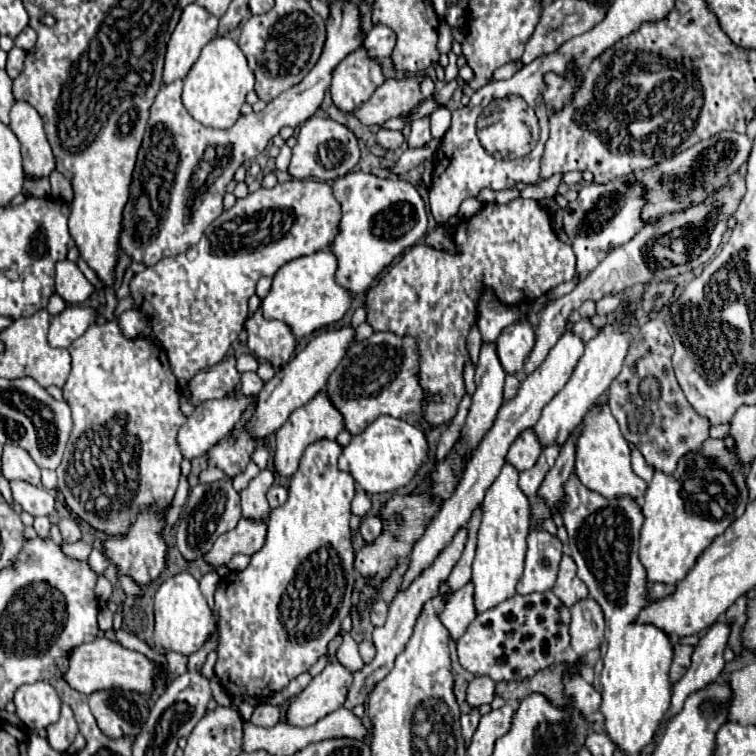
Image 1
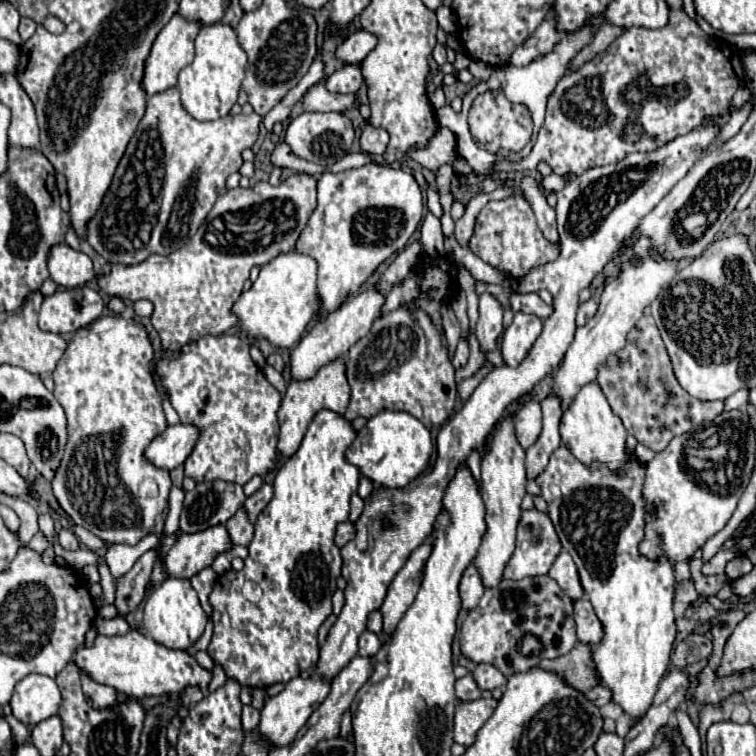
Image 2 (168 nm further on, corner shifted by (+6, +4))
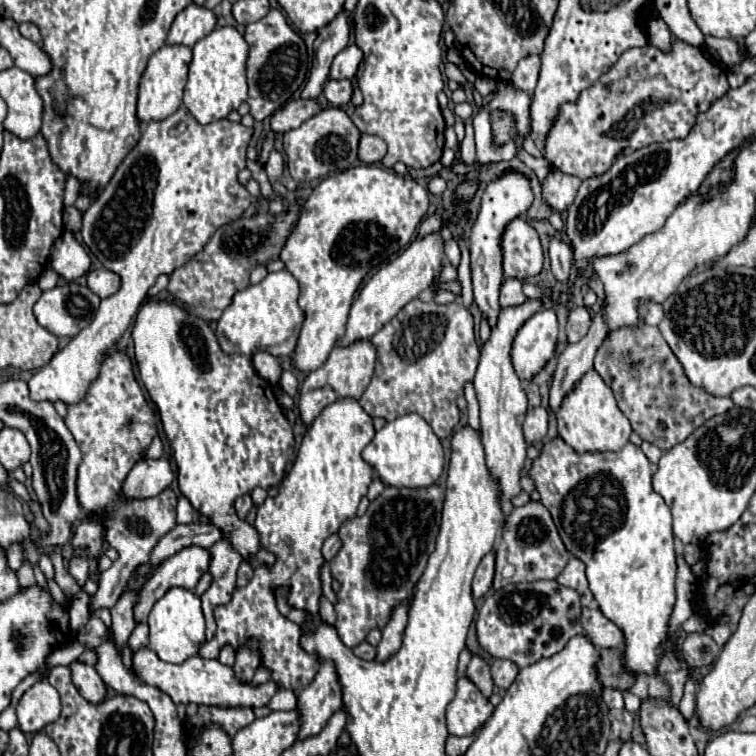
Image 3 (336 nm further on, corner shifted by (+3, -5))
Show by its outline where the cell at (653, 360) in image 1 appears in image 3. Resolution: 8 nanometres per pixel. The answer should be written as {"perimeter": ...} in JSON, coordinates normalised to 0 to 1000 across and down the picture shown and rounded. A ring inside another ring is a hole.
{"perimeter":[[[853,429],[848,437],[816,437],[816,442],[790,463],[787,489],[811,516],[816,537],[835,558],[837,571],[877,598],[896,590],[938,553],[959,548],[972,537],[967,526],[943,526],[940,521],[922,516],[906,500],[901,481],[885,463],[869,431]]]}

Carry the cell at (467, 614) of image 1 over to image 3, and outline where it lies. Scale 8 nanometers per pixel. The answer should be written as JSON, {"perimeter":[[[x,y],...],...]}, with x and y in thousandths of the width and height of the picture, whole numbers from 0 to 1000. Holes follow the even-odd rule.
{"perimeter":[[[647,730],[636,741],[636,746],[634,746],[631,757],[628,757],[628,765],[626,765],[626,791],[628,794],[639,791],[649,780],[652,762],[655,762],[655,733]]]}

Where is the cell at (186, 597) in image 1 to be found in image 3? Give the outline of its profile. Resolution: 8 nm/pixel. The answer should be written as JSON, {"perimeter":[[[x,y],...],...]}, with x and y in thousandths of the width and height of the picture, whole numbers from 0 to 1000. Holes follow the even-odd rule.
{"perimeter":[[[226,778],[213,794],[205,796],[197,810],[197,857],[216,873],[239,878],[247,870],[258,868],[271,852],[271,817],[266,810],[266,794],[255,780]]]}

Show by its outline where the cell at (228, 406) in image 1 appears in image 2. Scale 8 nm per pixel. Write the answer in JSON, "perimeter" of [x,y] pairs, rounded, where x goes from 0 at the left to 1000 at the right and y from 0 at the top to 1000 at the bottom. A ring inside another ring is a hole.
{"perimeter":[[[228,562],[193,591],[193,610],[209,620],[228,623],[246,610],[262,581],[257,562]]]}

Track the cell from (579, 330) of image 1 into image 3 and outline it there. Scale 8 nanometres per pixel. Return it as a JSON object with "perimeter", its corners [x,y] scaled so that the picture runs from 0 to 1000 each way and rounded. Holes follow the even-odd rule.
{"perimeter":[[[681,368],[668,370],[663,376],[663,407],[676,407],[676,405],[689,405],[697,399],[697,392],[692,389],[692,378],[689,373],[684,373]]]}

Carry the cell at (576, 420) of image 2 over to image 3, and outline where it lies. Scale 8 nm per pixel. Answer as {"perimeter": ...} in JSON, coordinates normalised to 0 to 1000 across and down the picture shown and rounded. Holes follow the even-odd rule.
{"perimeter":[[[779,489],[761,516],[747,526],[737,545],[739,577],[766,601],[771,598],[819,598],[835,577],[835,561],[816,540],[811,519],[800,511],[787,489]]]}

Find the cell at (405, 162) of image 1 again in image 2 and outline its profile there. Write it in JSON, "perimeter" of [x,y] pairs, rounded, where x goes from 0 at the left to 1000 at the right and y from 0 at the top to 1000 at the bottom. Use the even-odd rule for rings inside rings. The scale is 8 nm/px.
{"perimeter":[[[582,168],[579,176],[571,181],[571,187],[561,197],[545,197],[540,200],[540,208],[566,221],[569,226],[577,226],[582,218],[598,216],[603,210],[601,192],[603,192],[601,176],[595,176],[595,171],[590,168]]]}

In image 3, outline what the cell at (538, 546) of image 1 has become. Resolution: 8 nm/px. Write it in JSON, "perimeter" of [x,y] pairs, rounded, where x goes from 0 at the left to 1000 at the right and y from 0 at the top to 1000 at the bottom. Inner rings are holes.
{"perimeter":[[[700,664],[689,672],[679,672],[665,696],[663,717],[657,725],[657,754],[652,778],[663,780],[671,772],[684,770],[708,770],[708,767],[734,767],[753,741],[753,730],[747,728],[737,698],[729,688],[729,680],[716,664]]]}

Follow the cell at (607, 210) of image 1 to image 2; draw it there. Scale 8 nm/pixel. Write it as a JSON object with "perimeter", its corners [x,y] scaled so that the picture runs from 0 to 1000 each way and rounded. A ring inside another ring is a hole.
{"perimeter":[[[931,155],[931,163],[913,176],[884,187],[881,192],[860,202],[833,202],[815,218],[799,218],[778,224],[770,231],[762,231],[754,245],[738,253],[738,306],[741,306],[741,337],[735,345],[701,356],[690,372],[685,372],[688,385],[714,385],[725,382],[733,393],[730,417],[720,422],[720,438],[706,454],[698,472],[685,485],[656,485],[622,522],[614,538],[598,549],[582,567],[577,581],[577,615],[550,631],[542,642],[532,647],[497,644],[484,660],[481,676],[468,692],[471,710],[460,716],[452,731],[452,763],[458,766],[455,779],[455,803],[439,827],[431,851],[423,856],[423,872],[418,877],[418,890],[439,901],[474,864],[474,843],[484,832],[484,819],[492,808],[503,806],[513,774],[540,742],[542,731],[553,726],[569,700],[574,697],[577,681],[585,671],[587,647],[601,631],[606,615],[616,612],[622,597],[635,591],[643,575],[651,570],[653,560],[664,552],[667,541],[680,533],[685,525],[701,520],[722,496],[728,496],[741,480],[743,472],[759,448],[759,419],[765,409],[765,390],[780,377],[780,372],[802,353],[802,345],[817,335],[817,329],[836,316],[847,292],[873,269],[873,263],[913,226],[913,221],[931,208],[937,192],[950,184],[955,165],[952,155]]]}

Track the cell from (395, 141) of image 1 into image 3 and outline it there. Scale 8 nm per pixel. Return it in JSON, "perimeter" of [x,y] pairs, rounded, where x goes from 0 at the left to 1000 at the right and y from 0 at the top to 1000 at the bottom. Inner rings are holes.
{"perimeter":[[[480,177],[478,188],[475,188],[475,209],[483,217],[496,217],[501,212],[507,212],[507,206],[512,204],[512,193],[501,180],[491,180],[491,177]]]}

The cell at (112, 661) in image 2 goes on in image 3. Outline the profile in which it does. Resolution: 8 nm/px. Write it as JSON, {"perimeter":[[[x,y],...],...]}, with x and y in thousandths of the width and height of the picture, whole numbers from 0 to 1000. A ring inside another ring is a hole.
{"perimeter":[[[184,857],[176,862],[176,878],[173,878],[173,892],[184,897],[189,905],[205,907],[213,915],[218,915],[231,931],[261,931],[261,934],[290,934],[290,937],[303,937],[303,934],[353,934],[358,921],[366,915],[366,907],[361,902],[353,902],[343,910],[335,910],[332,905],[319,905],[313,902],[308,884],[295,881],[290,873],[271,873],[266,868],[247,870],[242,878],[224,878],[213,876],[210,868],[200,857]]]}

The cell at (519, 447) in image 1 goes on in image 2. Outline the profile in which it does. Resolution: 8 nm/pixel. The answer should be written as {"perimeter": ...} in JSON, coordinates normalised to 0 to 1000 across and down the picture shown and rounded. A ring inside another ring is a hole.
{"perimeter":[[[696,530],[696,536],[683,546],[683,578],[693,594],[698,594],[717,570],[717,544],[712,530]]]}

